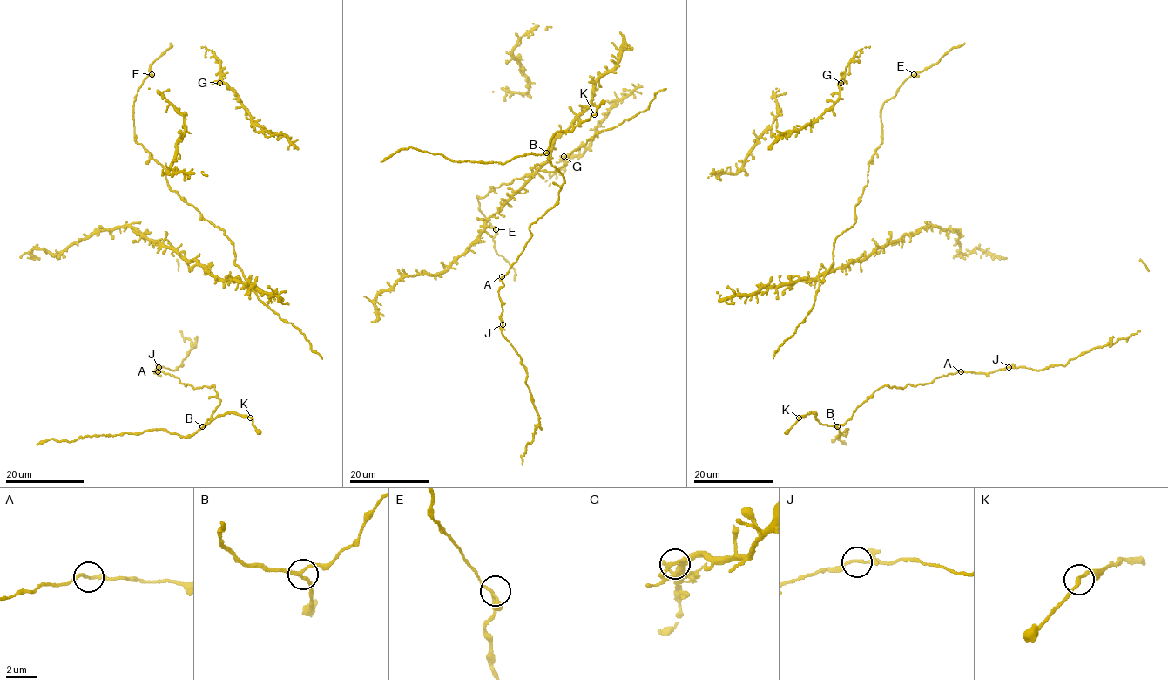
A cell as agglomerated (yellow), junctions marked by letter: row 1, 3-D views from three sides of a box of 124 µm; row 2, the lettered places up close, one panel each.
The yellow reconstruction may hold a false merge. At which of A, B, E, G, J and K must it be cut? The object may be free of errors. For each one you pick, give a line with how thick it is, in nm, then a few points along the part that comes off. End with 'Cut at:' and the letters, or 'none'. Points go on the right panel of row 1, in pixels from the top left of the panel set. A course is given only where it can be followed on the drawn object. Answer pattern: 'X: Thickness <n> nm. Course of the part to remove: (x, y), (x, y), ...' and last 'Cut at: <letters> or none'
J: Thickness 170 nm
Cut at: J

